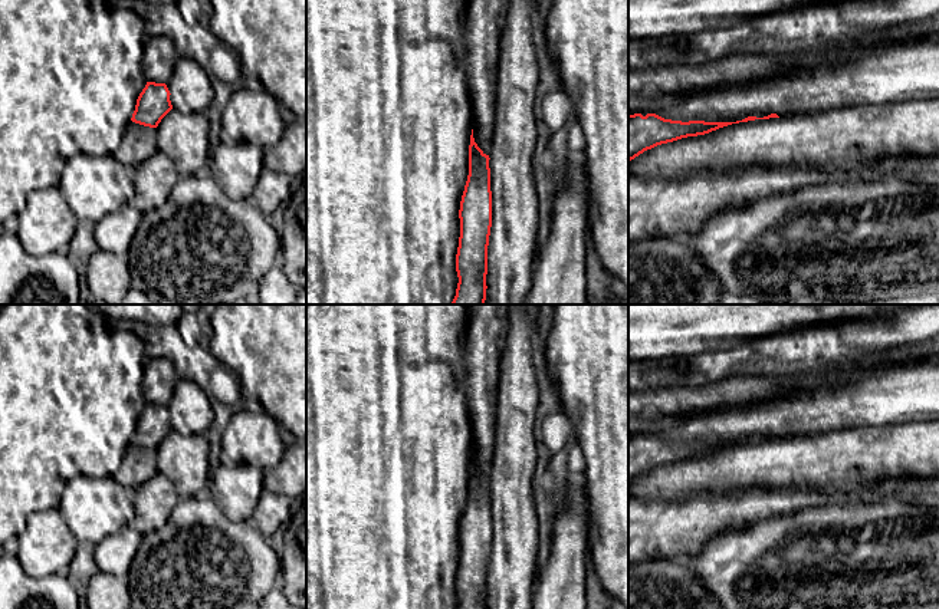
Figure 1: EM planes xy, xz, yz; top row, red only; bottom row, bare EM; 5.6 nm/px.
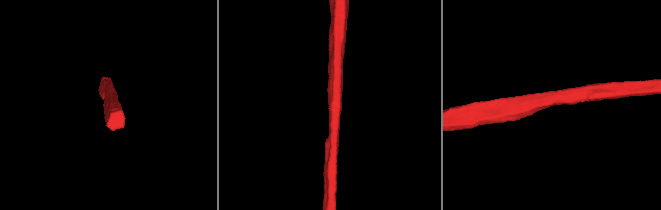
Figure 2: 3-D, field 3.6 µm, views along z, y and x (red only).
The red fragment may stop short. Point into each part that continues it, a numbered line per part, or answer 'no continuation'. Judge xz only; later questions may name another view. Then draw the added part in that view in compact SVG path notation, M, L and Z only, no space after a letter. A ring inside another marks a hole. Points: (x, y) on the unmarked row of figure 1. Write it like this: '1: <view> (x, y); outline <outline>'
no continuation

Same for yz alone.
1: yz (784, 431); outline M779 427L777 437L781 438L794 438L794 437L811 437L811 435L818 435L823 432L830 432L835 429L818 429L818 428L811 428L811 427L800 427L800 428L792 428L792 427Z

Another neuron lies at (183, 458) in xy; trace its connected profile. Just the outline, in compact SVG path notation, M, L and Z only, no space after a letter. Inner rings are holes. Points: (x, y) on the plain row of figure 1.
M173 429L155 451L158 473L174 484L180 498L206 494L210 450L204 434L183 435Z

